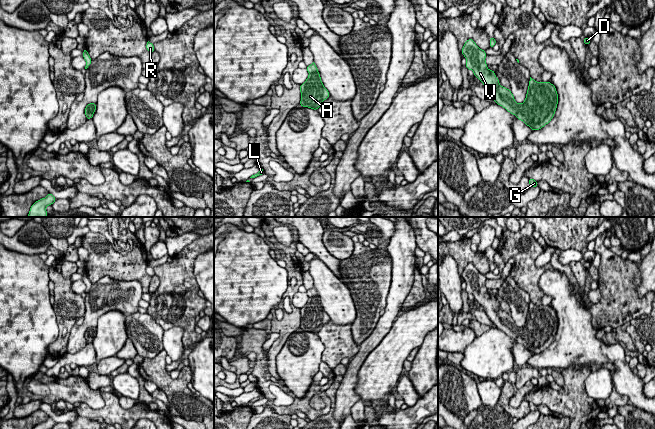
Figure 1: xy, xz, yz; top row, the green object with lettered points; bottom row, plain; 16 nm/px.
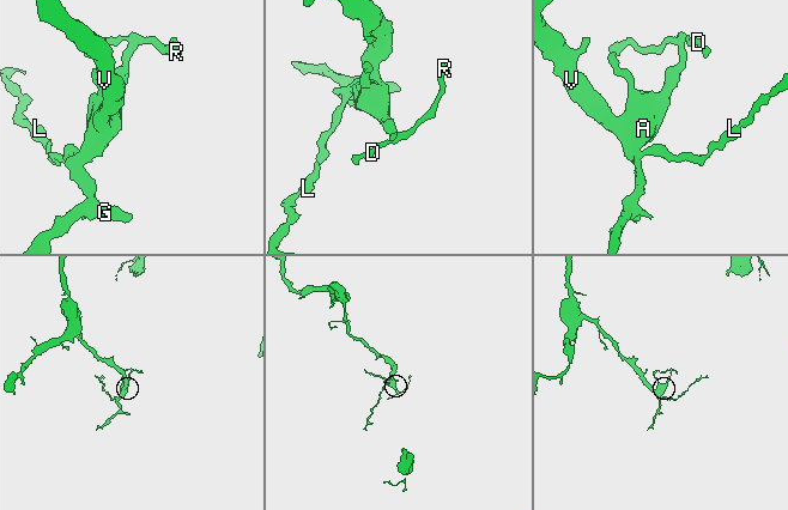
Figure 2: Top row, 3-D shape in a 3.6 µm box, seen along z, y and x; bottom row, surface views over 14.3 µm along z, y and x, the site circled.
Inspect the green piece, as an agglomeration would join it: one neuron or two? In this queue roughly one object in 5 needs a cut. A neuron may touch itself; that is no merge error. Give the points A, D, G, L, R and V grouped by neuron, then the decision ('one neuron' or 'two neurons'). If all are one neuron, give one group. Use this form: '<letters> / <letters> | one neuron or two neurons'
A D G L R V | one neuron

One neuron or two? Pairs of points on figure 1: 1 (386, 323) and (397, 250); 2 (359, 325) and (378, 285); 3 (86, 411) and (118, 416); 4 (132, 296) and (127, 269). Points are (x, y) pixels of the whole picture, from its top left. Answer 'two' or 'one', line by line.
1: one
2: one
3: one
4: two

